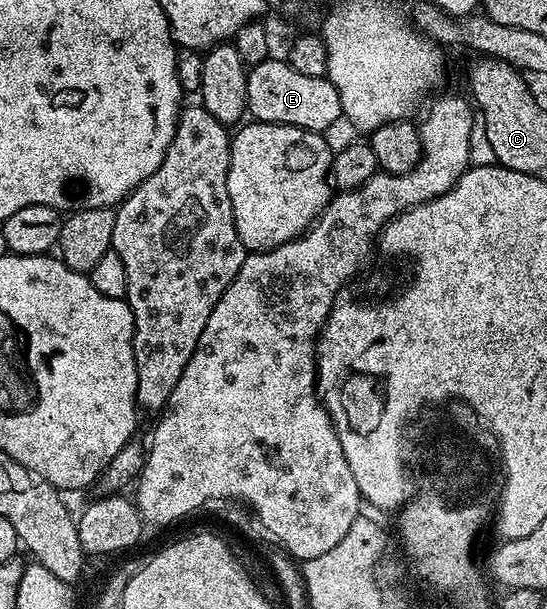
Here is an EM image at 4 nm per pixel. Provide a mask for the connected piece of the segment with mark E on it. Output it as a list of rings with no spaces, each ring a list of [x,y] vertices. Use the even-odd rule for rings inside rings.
[[[269,59],[251,66],[248,69],[248,86],[246,87],[248,96],[247,112],[257,121],[274,123],[275,125],[293,125],[299,129],[310,129],[313,131],[328,131],[328,128],[337,120],[341,120],[340,96],[338,91],[332,86],[332,82],[327,77],[311,77],[302,75],[290,67],[287,60]]]

